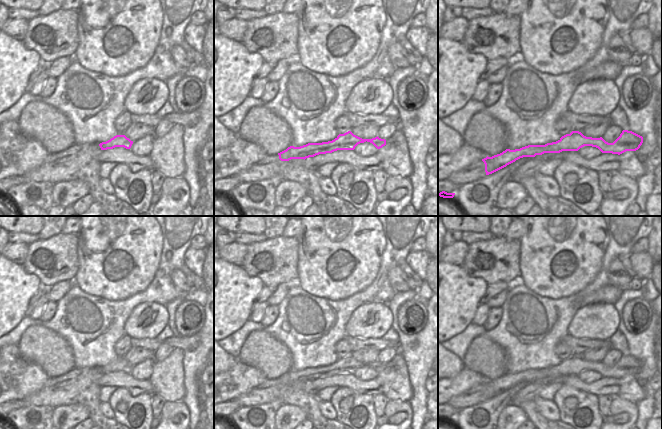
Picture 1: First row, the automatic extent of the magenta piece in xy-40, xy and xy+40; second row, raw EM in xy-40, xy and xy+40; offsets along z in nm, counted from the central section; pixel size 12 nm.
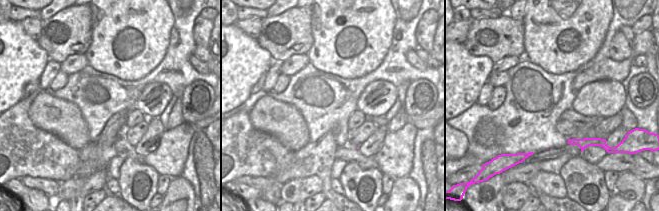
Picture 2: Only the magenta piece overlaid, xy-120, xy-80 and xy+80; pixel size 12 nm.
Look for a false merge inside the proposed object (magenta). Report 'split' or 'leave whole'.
split

